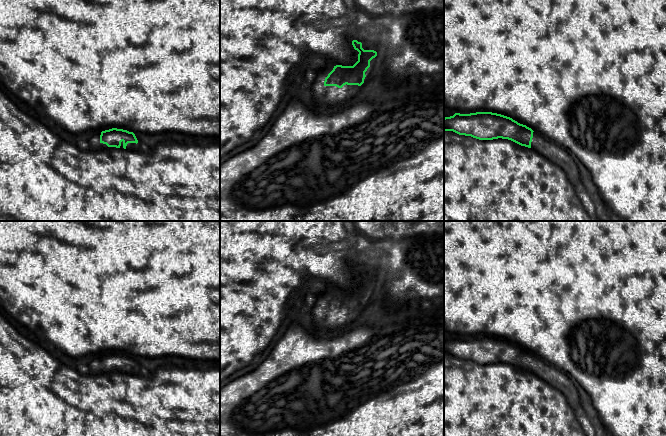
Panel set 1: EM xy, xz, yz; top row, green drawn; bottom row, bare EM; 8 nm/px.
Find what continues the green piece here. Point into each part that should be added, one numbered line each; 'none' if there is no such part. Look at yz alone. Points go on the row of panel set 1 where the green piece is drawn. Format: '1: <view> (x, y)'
1: yz (552, 151)

